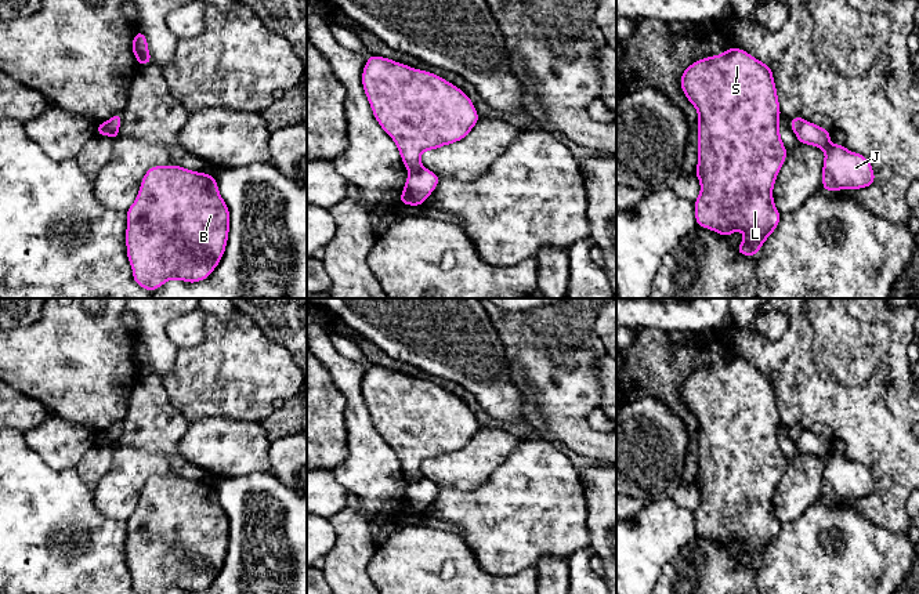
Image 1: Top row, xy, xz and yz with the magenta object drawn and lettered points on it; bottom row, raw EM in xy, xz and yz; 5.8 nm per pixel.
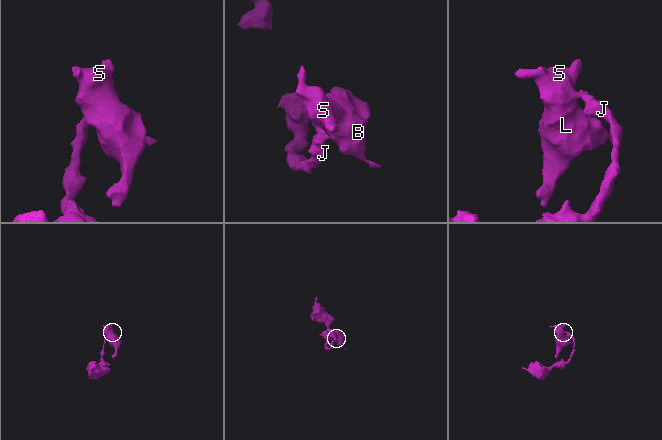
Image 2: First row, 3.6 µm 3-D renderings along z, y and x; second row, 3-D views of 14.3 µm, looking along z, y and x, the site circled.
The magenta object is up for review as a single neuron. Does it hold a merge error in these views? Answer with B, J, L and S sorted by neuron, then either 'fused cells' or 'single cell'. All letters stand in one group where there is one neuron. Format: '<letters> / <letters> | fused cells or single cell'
B L S / J | fused cells

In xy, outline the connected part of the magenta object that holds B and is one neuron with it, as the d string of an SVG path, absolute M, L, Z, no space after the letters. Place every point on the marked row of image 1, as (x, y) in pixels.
M177 164L149 167L134 203L126 213L126 254L133 279L151 293L171 279L188 283L207 279L224 256L229 233L229 209L213 174Z

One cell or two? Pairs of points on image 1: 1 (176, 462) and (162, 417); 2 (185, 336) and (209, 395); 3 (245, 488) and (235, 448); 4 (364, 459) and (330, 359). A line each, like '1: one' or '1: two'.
1: one
2: two
3: two
4: one

